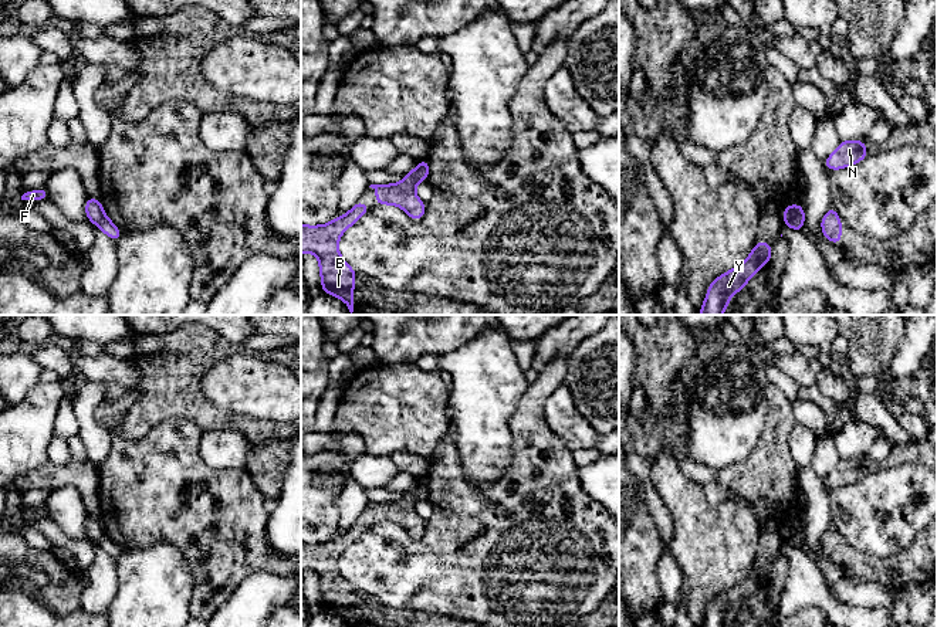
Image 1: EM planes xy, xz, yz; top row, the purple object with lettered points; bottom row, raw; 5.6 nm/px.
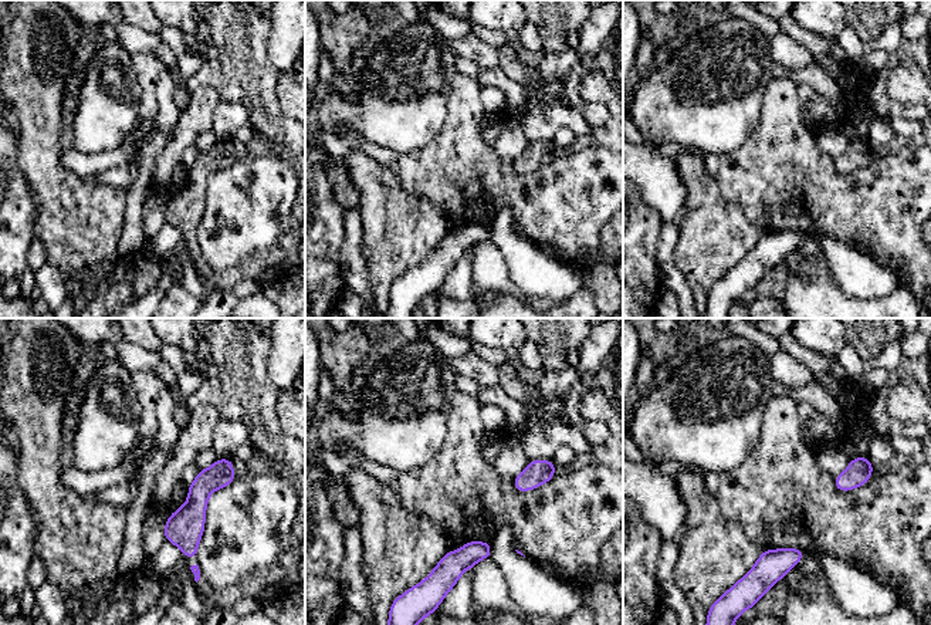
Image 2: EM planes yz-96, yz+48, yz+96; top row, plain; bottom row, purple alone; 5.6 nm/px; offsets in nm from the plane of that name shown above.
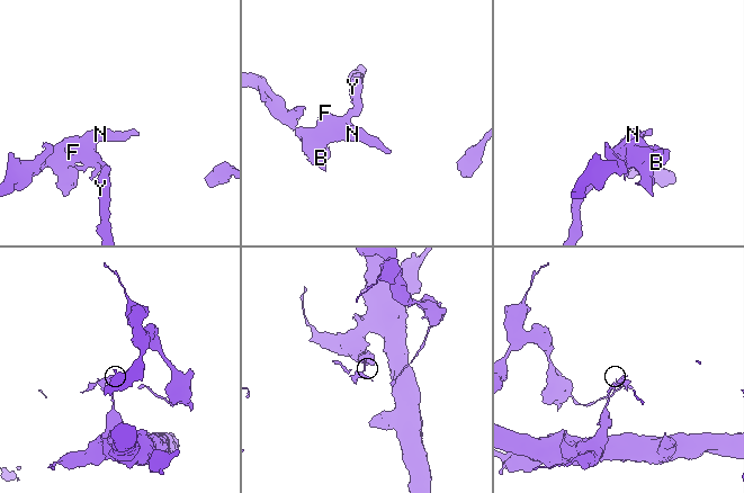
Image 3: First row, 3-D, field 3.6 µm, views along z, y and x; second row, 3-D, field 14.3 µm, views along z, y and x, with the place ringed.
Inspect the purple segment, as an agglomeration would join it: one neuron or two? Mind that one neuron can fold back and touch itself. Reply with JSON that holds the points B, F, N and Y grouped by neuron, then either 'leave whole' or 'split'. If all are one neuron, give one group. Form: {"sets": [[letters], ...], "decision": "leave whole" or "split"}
{"sets": [["B", "F", "N"], ["Y"]], "decision": "split"}

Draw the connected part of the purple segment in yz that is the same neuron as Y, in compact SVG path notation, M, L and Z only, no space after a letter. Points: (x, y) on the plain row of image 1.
M760 559L754 563L748 576L738 583L716 596L707 609L707 614L700 627L725 627L730 616L747 604L748 597L765 582L772 572L772 563Z

